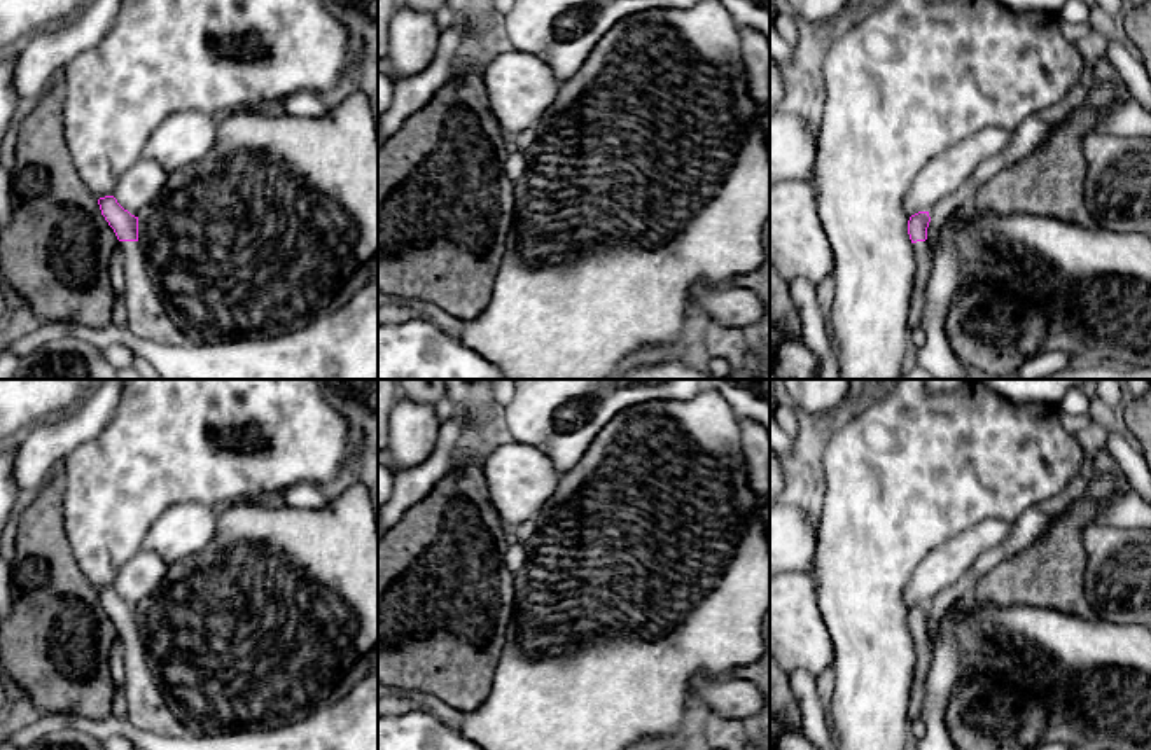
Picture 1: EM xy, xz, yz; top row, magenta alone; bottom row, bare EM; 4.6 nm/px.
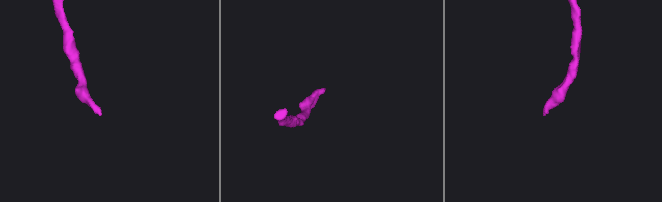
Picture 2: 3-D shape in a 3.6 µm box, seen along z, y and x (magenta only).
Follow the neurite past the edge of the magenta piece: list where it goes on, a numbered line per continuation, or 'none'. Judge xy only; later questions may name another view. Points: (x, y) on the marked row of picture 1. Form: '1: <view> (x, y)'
1: xy (146, 315)

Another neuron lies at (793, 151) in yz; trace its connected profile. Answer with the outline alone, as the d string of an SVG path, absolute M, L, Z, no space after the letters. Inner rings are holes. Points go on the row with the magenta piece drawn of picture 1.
M770 114L770 187L782 180L813 180L819 138L796 114Z

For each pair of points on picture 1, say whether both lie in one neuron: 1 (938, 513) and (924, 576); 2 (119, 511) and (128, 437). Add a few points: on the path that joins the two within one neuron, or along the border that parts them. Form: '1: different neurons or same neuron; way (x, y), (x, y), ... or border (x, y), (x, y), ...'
1: different neurons; border (964, 530), (936, 546), (917, 565), (906, 586)
2: same neuron; way (119, 493), (119, 483), (128, 474), (128, 455)

